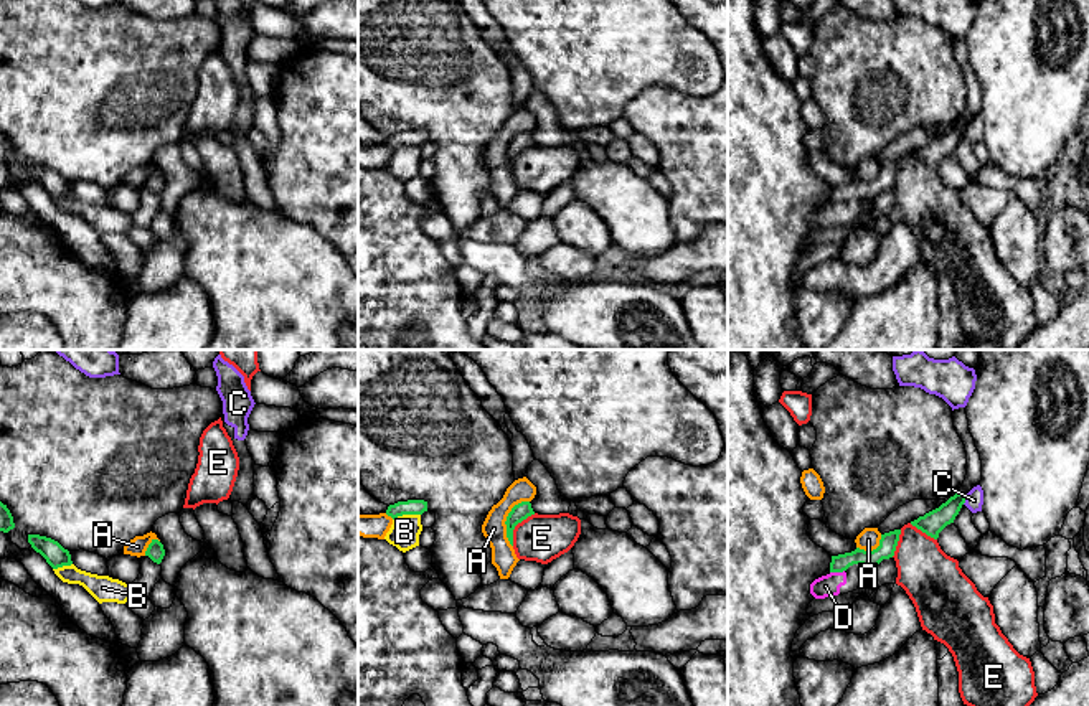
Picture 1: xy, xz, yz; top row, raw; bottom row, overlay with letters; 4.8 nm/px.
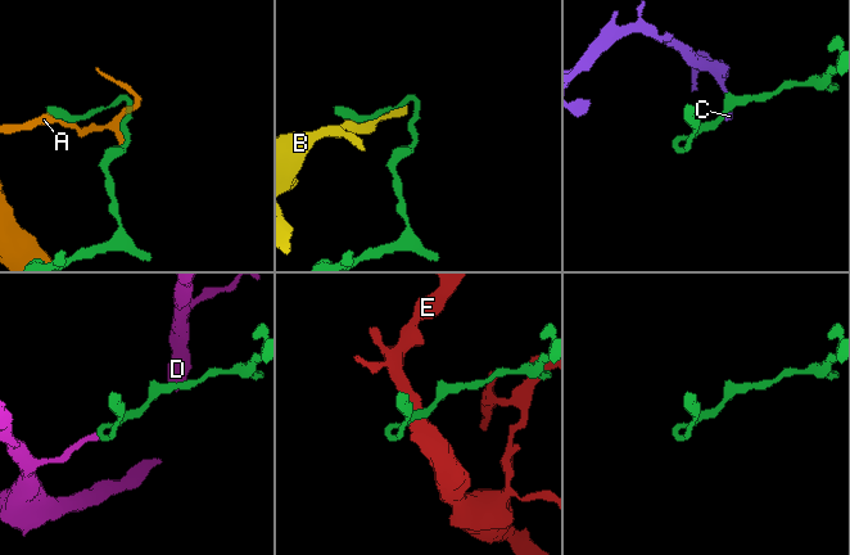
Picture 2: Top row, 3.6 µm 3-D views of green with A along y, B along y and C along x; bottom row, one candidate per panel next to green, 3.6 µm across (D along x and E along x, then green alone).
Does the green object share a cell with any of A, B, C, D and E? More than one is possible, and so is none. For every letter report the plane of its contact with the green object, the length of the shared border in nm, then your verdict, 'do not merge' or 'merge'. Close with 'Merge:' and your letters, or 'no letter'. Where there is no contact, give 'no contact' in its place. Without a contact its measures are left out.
A: contact in xz; length 240 nm; do not merge
B: contact in xz; length 140 nm; do not merge
C: contact in yz; length 50 nm; do not merge
D: contact in yz; length 70 nm; do not merge
E: contact in xz; length 200 nm; do not merge
Merge: no letter

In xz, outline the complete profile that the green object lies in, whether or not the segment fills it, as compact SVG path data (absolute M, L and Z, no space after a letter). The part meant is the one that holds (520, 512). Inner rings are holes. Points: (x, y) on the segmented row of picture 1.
M521 501L512 508L512 511L507 516L507 538L510 544L513 546L513 530L518 523L526 520L528 516L535 515L530 501Z

